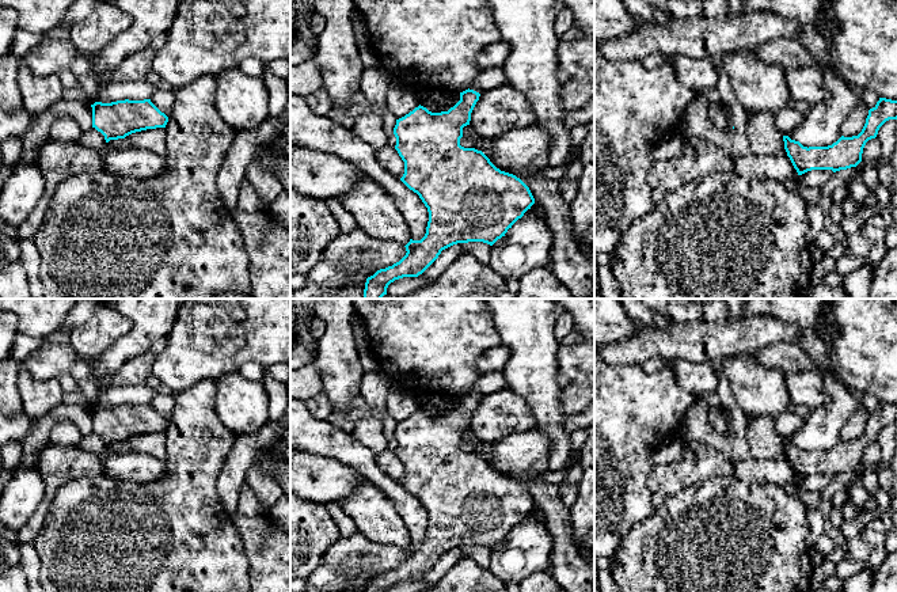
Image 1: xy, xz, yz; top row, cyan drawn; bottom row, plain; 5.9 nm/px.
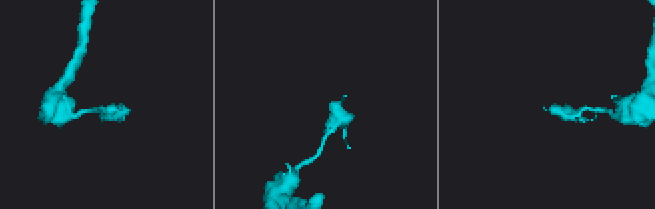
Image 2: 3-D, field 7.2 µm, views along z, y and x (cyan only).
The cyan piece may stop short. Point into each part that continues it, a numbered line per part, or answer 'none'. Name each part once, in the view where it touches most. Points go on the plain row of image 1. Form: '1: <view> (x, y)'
none

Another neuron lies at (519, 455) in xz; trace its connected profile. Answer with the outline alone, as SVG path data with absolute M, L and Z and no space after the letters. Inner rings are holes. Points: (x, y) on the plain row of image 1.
M529 430L490 444L486 460L501 475L521 479L546 473L548 452L550 437Z

